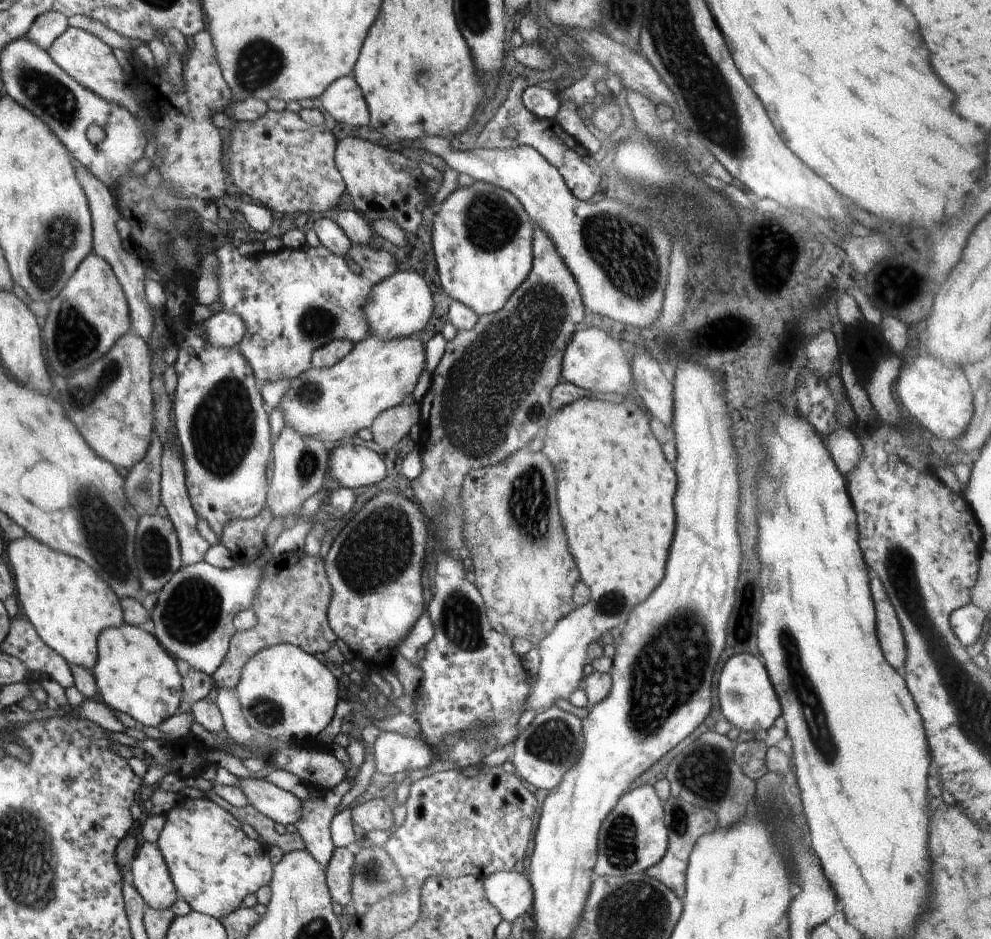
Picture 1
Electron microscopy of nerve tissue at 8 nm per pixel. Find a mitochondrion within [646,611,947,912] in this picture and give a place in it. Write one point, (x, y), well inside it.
(705, 772)

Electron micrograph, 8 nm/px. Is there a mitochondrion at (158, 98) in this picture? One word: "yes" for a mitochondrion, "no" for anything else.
no

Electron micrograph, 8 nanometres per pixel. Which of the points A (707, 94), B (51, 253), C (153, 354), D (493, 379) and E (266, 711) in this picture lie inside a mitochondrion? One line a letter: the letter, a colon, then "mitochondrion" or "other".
A: mitochondrion
B: mitochondrion
C: other
D: mitochondrion
E: mitochondrion

